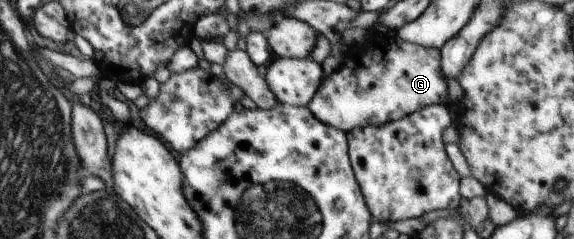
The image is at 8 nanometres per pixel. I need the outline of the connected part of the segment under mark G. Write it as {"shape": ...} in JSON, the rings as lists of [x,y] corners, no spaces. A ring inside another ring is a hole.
{"shape":[[[385,35],[377,36],[377,45],[372,48],[369,44],[364,51],[358,57],[351,56],[347,51],[342,65],[322,81],[307,106],[317,120],[346,133],[351,129],[378,127],[431,105],[445,105],[451,110],[447,80],[442,73],[440,49],[425,48],[420,44],[403,41],[401,38],[393,39]]]}

